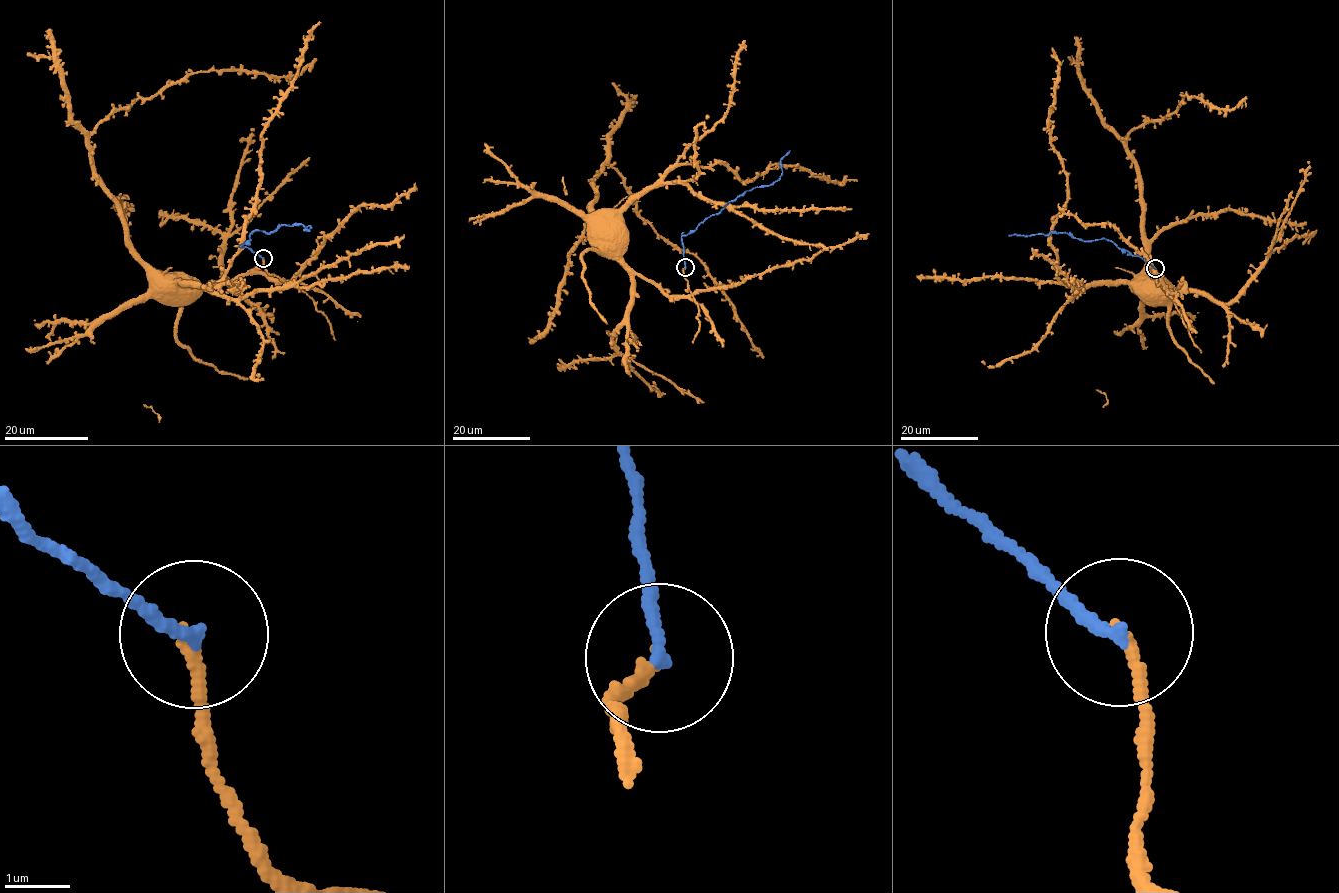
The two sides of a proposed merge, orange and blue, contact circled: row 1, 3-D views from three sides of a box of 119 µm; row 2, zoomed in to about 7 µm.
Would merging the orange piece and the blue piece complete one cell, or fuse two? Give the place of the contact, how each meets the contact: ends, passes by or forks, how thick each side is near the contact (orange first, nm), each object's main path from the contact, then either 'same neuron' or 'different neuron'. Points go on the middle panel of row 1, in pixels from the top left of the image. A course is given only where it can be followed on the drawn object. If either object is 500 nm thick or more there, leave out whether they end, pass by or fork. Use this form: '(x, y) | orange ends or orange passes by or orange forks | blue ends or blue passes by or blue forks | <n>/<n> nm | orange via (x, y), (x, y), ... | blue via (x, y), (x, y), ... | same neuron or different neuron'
(685, 267) | orange ends | blue ends | 150/190 nm | orange via (685, 267), (693, 294), (669, 296), (620, 256), (592, 207), (604, 166), (635, 213), (700, 260), (756, 355) | blue via (685, 267), (681, 237), (718, 214), (746, 191), (777, 181), (782, 172), (781, 160), (790, 151) | different neuron

